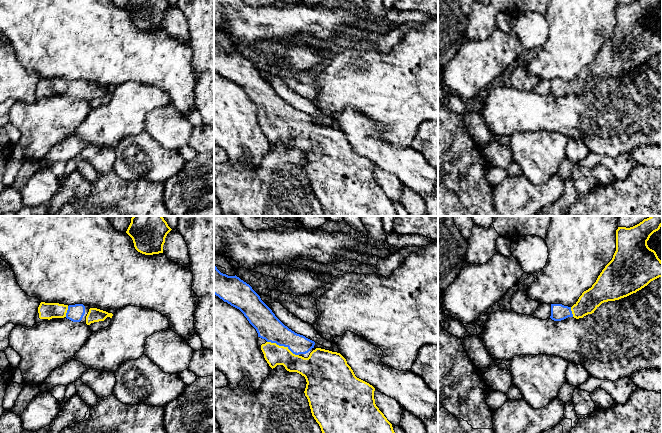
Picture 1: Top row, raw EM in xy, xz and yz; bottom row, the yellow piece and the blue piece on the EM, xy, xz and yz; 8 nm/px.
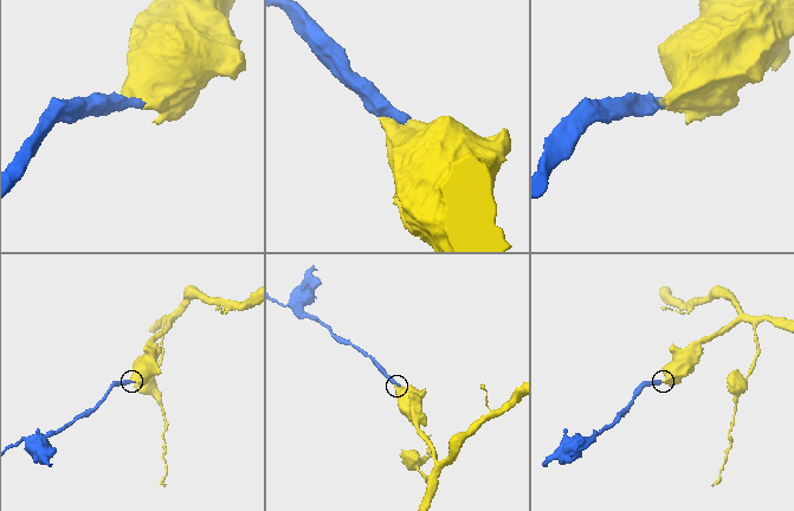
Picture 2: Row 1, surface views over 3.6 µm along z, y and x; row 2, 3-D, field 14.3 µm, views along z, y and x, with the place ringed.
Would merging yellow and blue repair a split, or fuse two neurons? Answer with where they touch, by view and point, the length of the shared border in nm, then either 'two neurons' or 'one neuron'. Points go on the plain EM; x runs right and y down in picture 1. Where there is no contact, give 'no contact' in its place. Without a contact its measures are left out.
xz (283, 122) | 280 nm | one neuron

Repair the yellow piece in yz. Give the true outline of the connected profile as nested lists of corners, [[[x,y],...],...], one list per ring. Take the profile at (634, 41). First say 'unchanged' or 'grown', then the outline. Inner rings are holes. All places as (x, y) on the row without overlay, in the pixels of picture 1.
grown | [[[637,0],[633,3],[618,3],[616,27],[591,64],[584,67],[572,82],[551,80],[554,97],[568,93],[583,94],[604,78],[627,73],[662,53],[662,37],[650,25],[647,17],[662,0]]]

